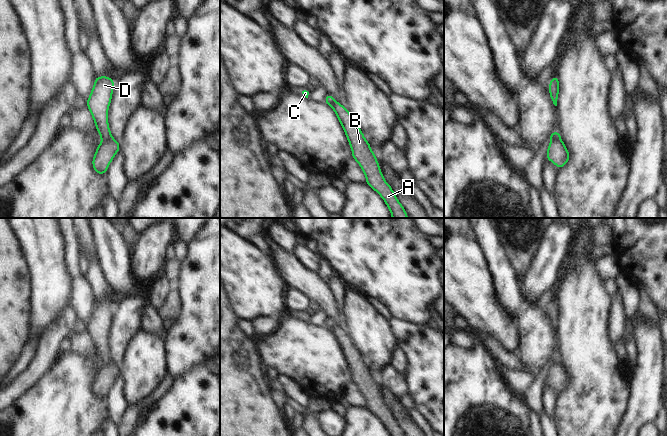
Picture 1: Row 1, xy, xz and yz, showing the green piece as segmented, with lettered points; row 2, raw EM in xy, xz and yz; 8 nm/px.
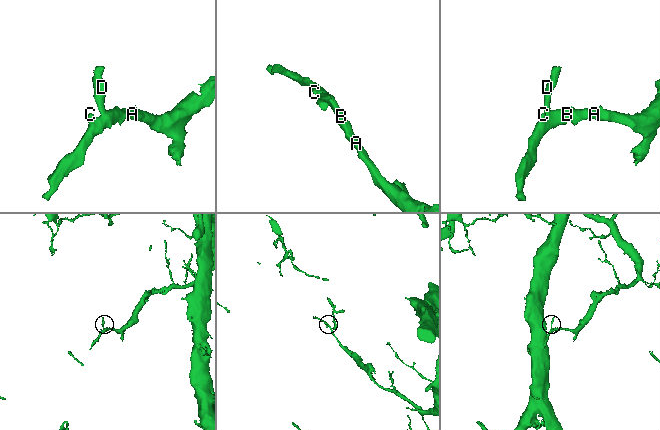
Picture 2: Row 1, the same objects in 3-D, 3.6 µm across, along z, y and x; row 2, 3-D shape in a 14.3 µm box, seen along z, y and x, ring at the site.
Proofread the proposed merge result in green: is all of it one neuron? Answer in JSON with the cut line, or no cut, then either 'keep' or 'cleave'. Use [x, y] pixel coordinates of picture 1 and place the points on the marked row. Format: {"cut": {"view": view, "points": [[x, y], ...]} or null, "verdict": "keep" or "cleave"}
{"cut": {"view": "xy", "points": [[111, 136], [107, 140], [102, 141]]}, "verdict": "cleave"}

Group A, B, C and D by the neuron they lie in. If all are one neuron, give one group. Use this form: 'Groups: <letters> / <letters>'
Groups: A B C / D

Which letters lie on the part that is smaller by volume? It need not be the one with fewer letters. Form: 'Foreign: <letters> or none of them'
Foreign: D

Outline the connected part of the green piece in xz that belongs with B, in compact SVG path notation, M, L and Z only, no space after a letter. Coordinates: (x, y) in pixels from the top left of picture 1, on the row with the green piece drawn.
M334 101L330 106L335 111L347 136L352 149L352 158L358 162L366 176L366 184L382 197L392 214L392 218L408 218L391 186L385 181L369 142L365 140L364 134L354 122L350 112L337 101Z

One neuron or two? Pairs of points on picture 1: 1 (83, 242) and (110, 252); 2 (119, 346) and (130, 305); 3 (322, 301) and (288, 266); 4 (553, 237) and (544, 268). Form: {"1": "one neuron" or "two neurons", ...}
{"1": "two neurons", "2": "one neuron", "3": "one neuron", "4": "one neuron"}

